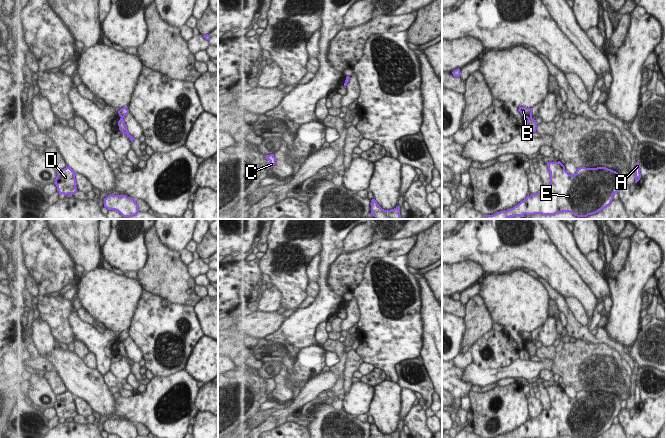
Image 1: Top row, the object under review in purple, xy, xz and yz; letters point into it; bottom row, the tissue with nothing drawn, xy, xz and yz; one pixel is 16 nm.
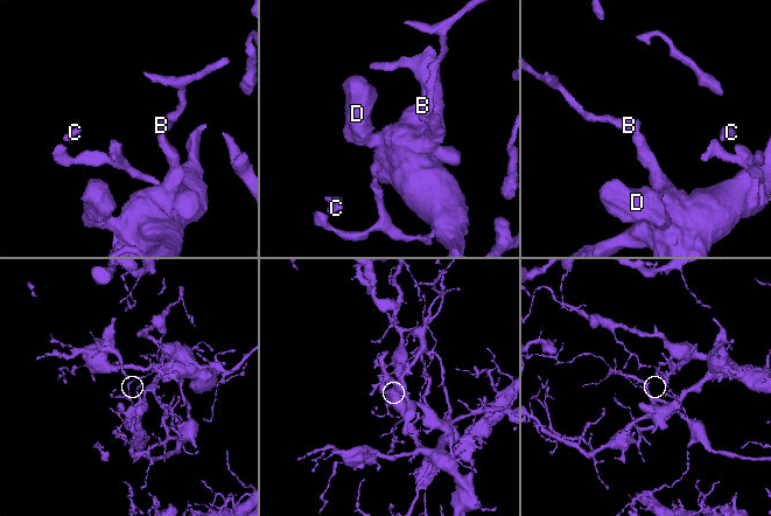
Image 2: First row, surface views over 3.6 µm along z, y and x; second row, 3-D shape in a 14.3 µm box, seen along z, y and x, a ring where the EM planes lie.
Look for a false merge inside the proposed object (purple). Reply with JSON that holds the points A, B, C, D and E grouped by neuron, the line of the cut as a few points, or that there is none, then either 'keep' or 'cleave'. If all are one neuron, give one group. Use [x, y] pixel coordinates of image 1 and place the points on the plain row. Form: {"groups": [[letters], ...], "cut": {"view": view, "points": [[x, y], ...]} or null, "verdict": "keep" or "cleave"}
{"groups": [["A", "C", "D", "E"], ["B"]], "cut": {"view": "yz", "points": [[531, 341], [528, 343]]}, "verdict": "cleave"}

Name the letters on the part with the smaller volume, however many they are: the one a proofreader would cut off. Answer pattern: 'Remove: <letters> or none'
Remove: B

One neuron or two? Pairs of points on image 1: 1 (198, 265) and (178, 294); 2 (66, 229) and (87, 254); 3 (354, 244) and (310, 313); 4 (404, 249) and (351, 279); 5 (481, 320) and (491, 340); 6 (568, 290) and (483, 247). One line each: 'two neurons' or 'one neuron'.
1: two neurons
2: one neuron
3: two neurons
4: one neuron
5: two neurons
6: one neuron

